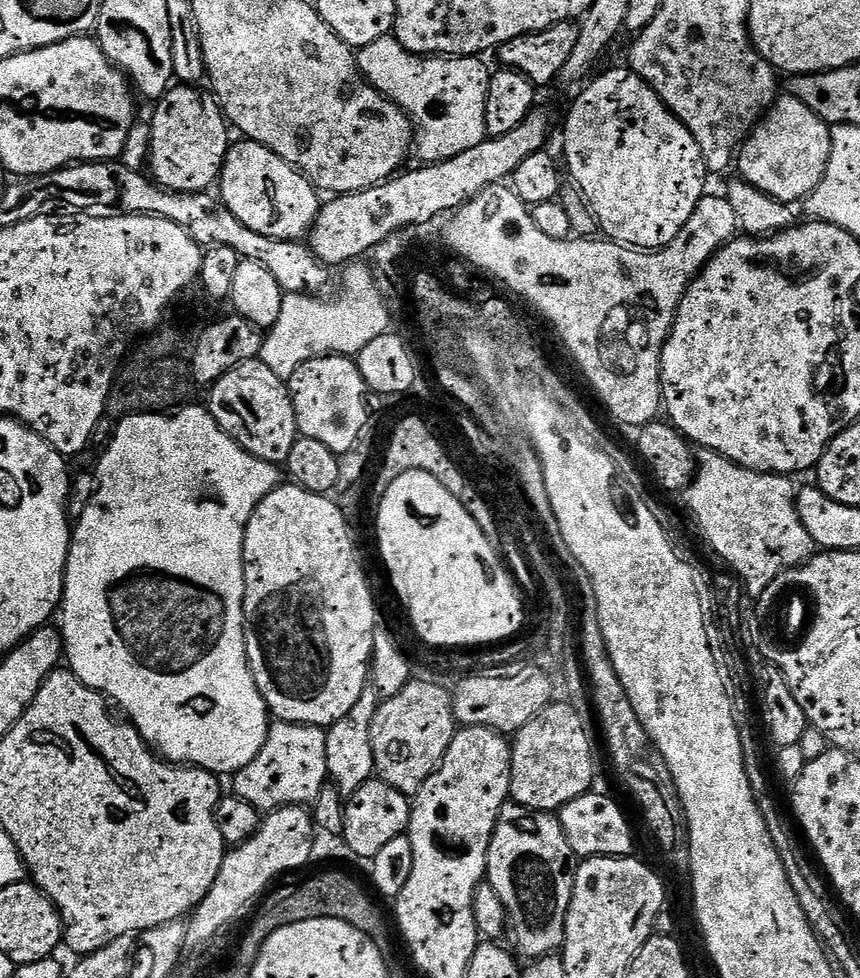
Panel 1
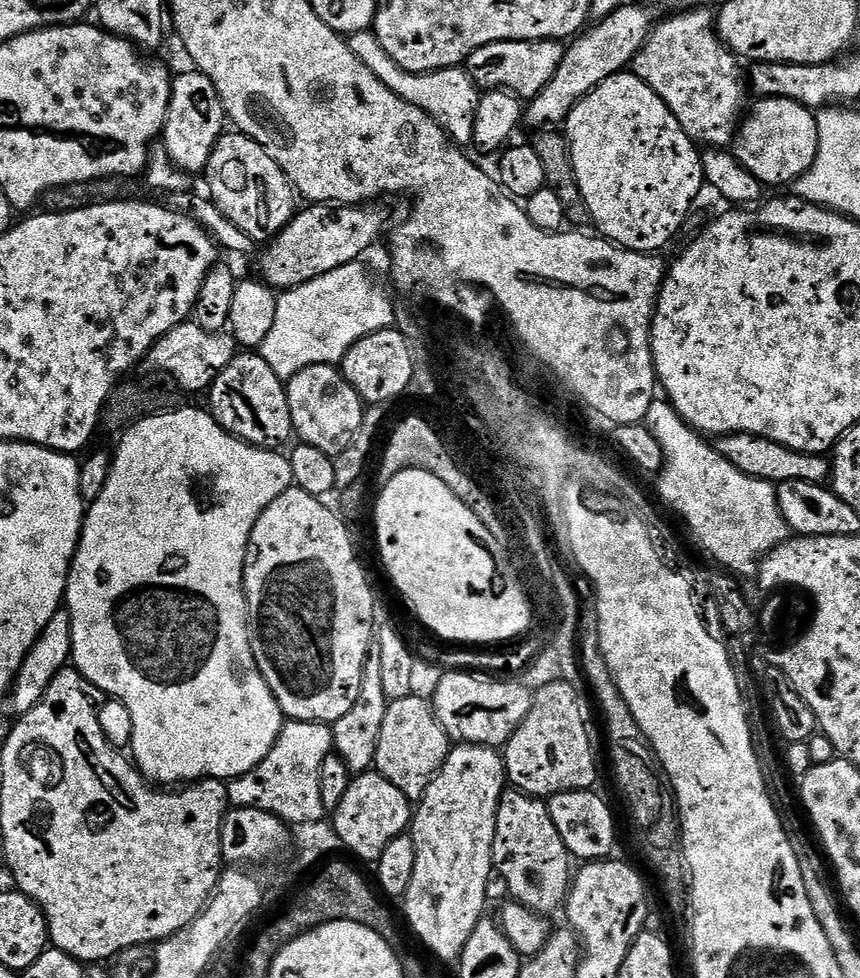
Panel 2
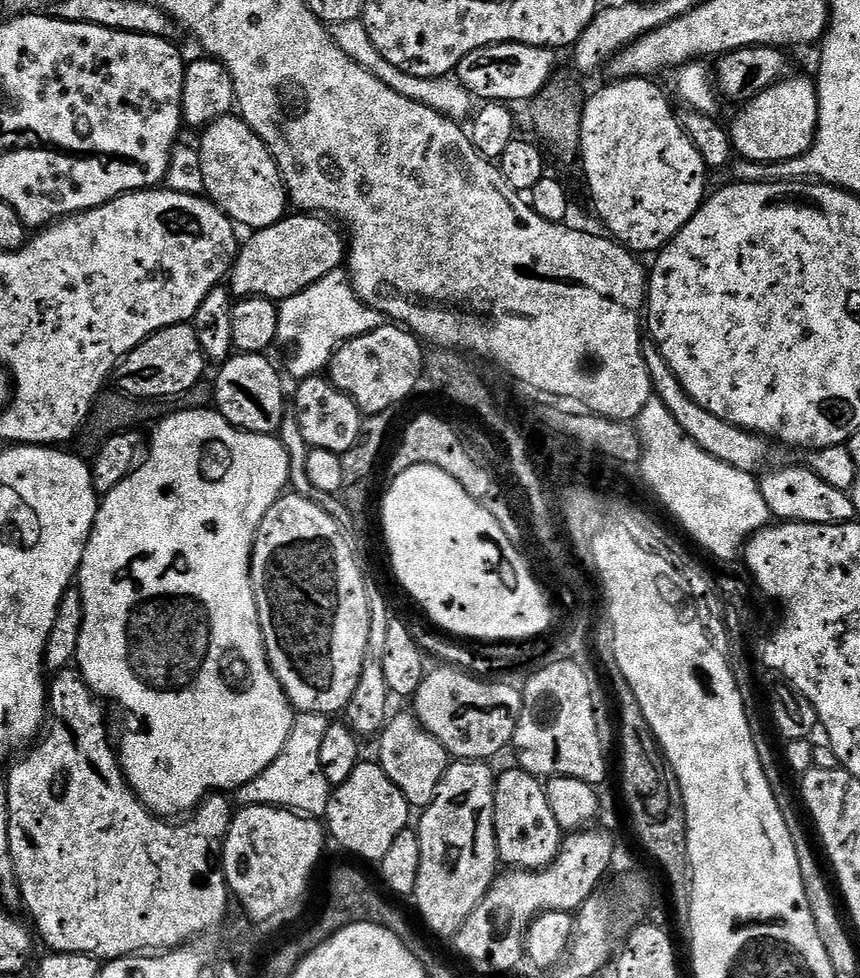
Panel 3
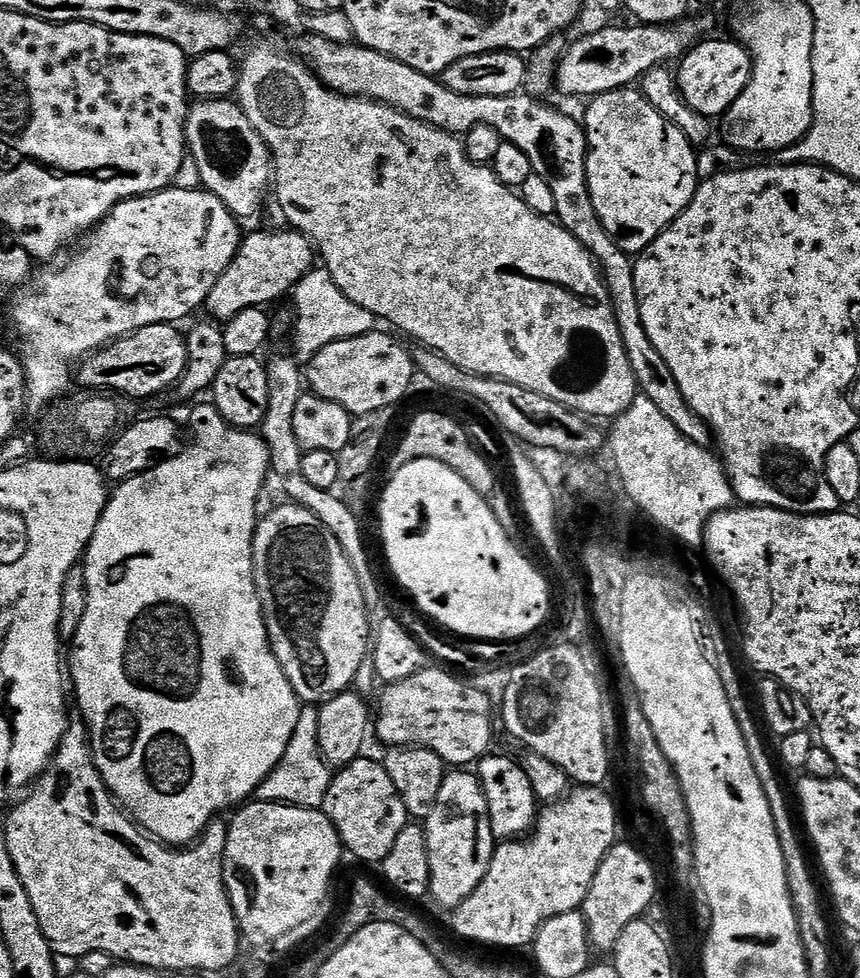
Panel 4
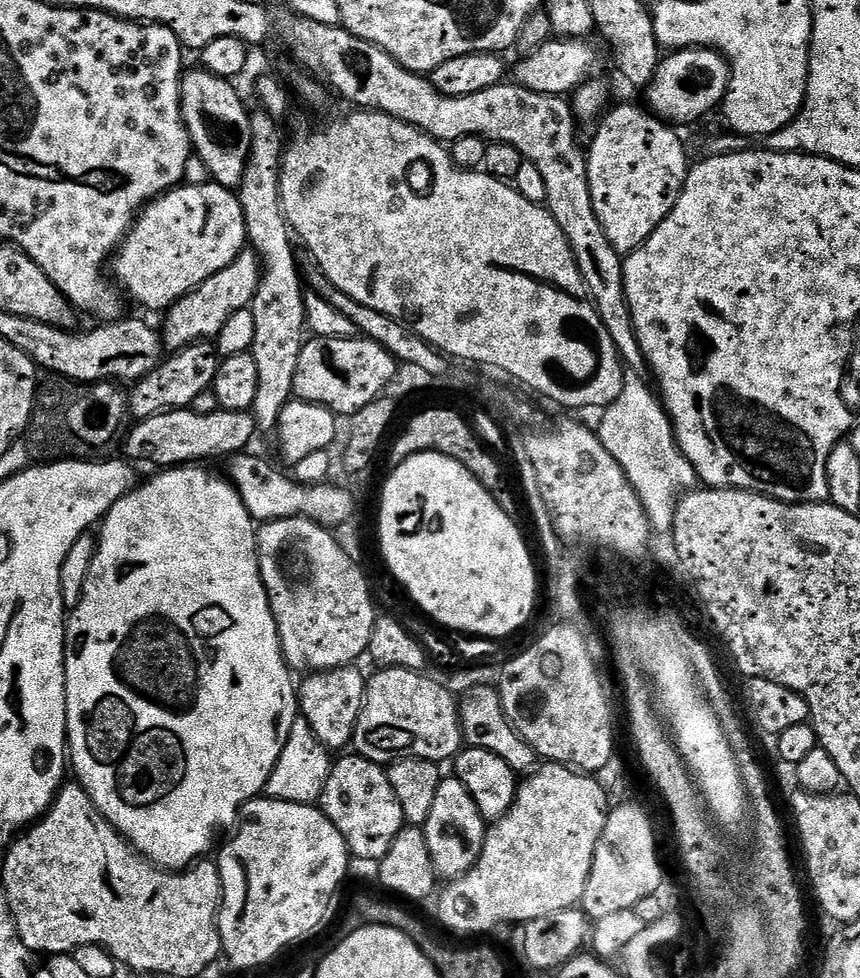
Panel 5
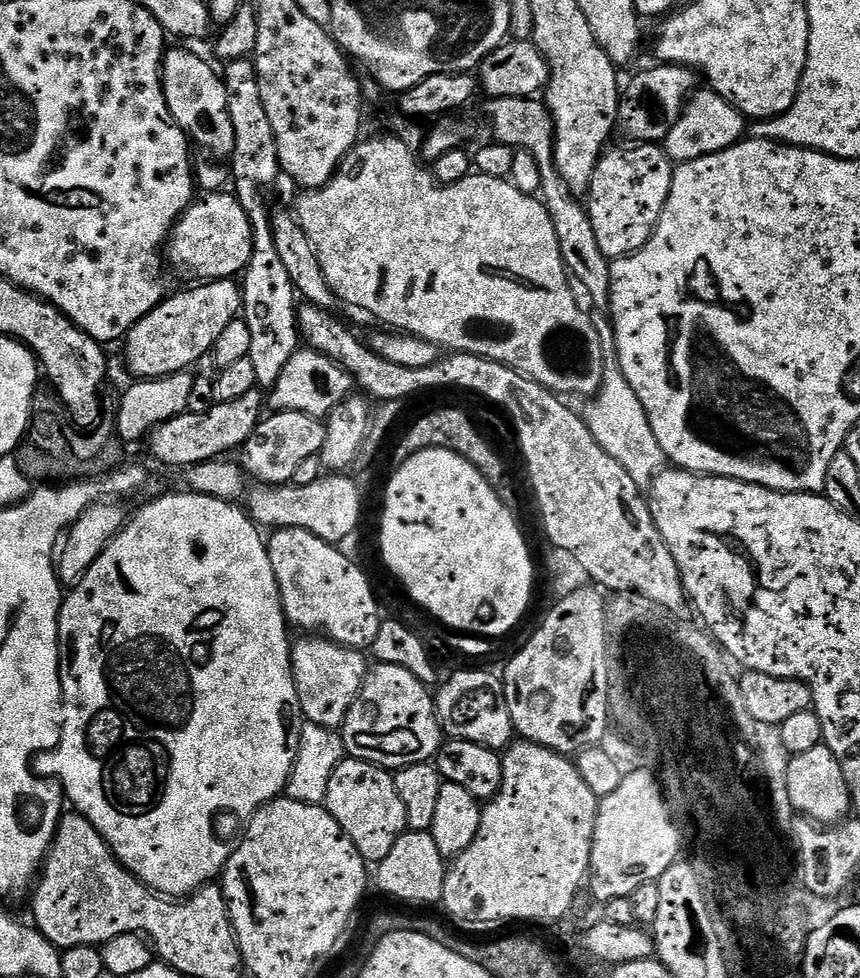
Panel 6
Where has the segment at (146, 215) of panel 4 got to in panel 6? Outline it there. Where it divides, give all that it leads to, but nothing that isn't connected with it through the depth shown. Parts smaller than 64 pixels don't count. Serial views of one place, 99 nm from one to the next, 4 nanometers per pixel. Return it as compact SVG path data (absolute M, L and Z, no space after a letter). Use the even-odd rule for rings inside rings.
M221 190L215 194L201 195L184 211L176 222L166 244L166 256L180 268L200 276L201 281L227 280L243 273L250 262L252 227L246 218L246 210L237 202L235 195Z

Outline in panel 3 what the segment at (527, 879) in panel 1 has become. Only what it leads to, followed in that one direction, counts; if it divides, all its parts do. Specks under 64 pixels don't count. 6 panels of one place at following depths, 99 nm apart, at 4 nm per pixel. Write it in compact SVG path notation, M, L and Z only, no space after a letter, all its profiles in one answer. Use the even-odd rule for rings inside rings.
M519 766L511 767L496 776L494 826L497 857L516 870L545 868L560 852L562 829L546 802L544 784Z

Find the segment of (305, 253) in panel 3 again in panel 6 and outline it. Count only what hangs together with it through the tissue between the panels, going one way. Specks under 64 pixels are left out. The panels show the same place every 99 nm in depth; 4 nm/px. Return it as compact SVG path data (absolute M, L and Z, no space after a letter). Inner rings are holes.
M235 279L210 280L197 285L173 296L171 293L128 331L128 368L133 377L155 380L158 376L191 369L195 360L211 353L222 330L241 315L242 288Z

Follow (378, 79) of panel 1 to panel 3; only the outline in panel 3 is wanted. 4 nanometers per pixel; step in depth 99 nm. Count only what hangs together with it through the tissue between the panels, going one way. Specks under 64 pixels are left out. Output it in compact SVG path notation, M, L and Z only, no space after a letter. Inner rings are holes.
M363 19L333 24L331 25L330 31L333 42L335 42L351 60L358 62L358 66L362 66L367 72L374 74L382 82L386 82L386 86L390 86L390 90L394 90L414 102L424 104L428 108L433 108L435 112L441 112L441 114L450 120L464 122L471 117L474 111L474 97L472 97L456 79L437 78L431 80L430 78L418 78L417 76L406 74L394 66L390 66L390 62L386 62L386 58L382 58L382 54L378 54L374 42L370 42L370 38L364 29Z

